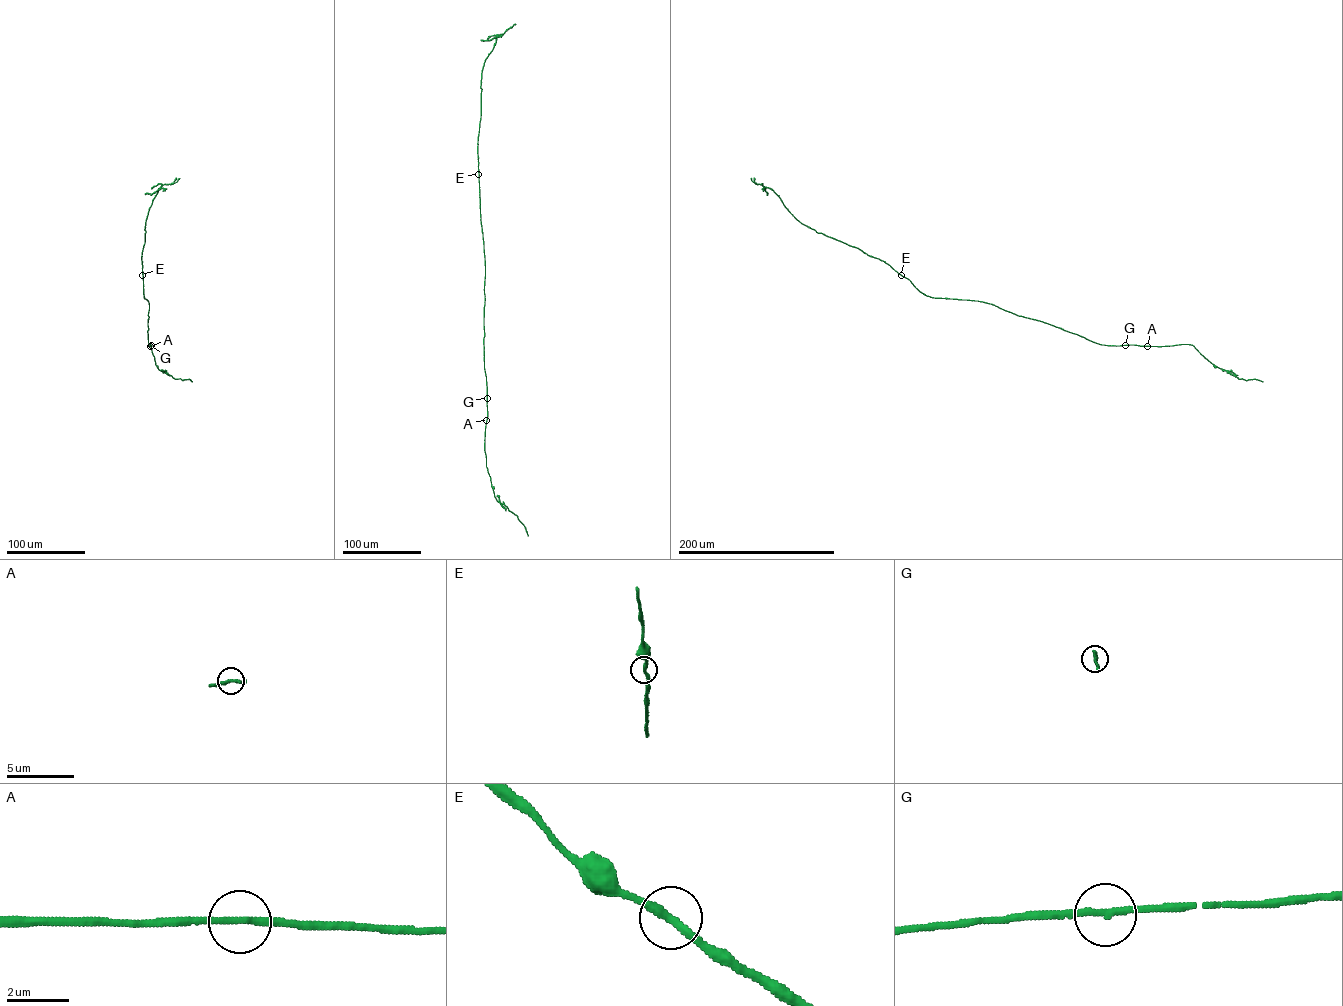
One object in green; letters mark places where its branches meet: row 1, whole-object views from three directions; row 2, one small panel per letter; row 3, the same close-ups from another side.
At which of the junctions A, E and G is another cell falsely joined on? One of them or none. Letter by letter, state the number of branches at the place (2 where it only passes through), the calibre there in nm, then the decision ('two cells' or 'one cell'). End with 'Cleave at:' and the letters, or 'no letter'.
A: branches 2; calibre 200 nm; one cell
E: branches 2; calibre 240 nm; one cell
G: branches 2; calibre 200 nm; one cell
Cleave at: no letter

